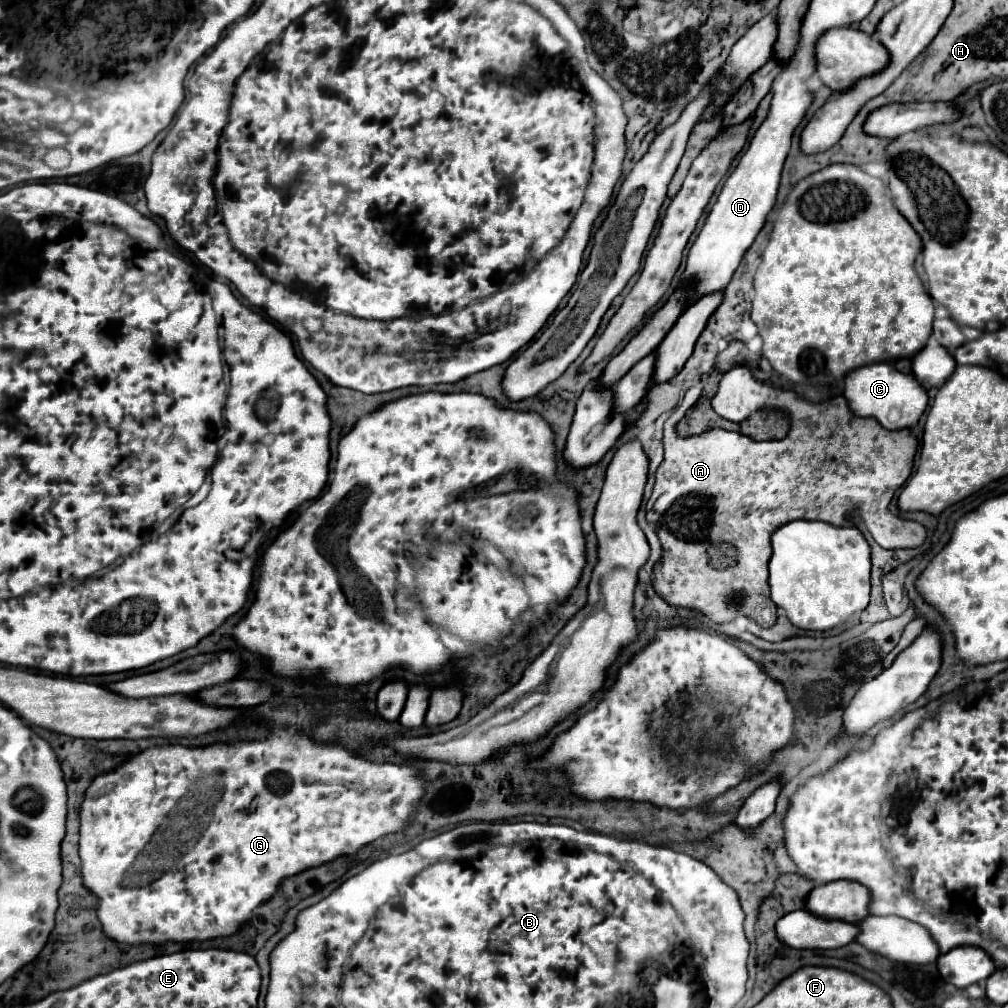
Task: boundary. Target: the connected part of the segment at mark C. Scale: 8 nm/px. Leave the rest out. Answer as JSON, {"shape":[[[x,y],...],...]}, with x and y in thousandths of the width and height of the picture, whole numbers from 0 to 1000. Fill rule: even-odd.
{"shape":[[[868,360],[862,364],[852,364],[836,376],[836,392],[842,404],[852,414],[868,414],[878,426],[904,426],[910,422],[912,414],[920,406],[920,388],[908,378],[906,372],[892,370],[884,360]]]}

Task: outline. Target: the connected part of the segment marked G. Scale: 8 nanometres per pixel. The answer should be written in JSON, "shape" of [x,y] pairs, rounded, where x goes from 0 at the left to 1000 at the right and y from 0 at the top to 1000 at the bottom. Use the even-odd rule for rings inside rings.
{"shape":[[[271,723],[267,733],[263,733],[263,735],[249,735],[249,737],[237,735],[237,737],[233,737],[233,739],[209,739],[209,741],[201,741],[201,743],[199,743],[199,741],[197,741],[197,743],[184,743],[184,741],[180,741],[180,739],[152,741],[152,743],[146,743],[146,745],[134,749],[132,753],[128,753],[126,757],[122,757],[116,765],[106,767],[106,769],[98,769],[98,771],[90,777],[90,781],[86,783],[84,795],[82,795],[82,799],[80,799],[80,832],[78,832],[78,848],[80,848],[80,854],[82,854],[82,862],[80,862],[80,866],[82,866],[82,876],[84,876],[86,882],[90,882],[90,884],[100,892],[100,898],[98,898],[98,902],[96,902],[96,908],[98,908],[98,912],[100,912],[100,916],[102,916],[102,924],[106,926],[106,930],[110,930],[110,932],[114,932],[114,934],[134,938],[134,936],[193,934],[193,932],[195,932],[195,934],[203,934],[203,932],[211,932],[211,930],[229,928],[231,924],[235,924],[235,920],[237,920],[241,914],[245,914],[245,912],[249,910],[249,904],[251,904],[255,898],[259,898],[261,894],[265,894],[265,892],[273,886],[273,882],[275,882],[275,878],[277,878],[277,874],[279,874],[281,870],[293,868],[293,866],[297,866],[297,864],[301,864],[301,862],[307,862],[307,860],[314,860],[314,858],[318,858],[318,856],[324,856],[324,854],[336,850],[336,848],[348,848],[348,846],[352,846],[356,840],[360,840],[362,836],[368,836],[368,834],[372,834],[372,832],[376,832],[376,830],[380,830],[380,828],[384,828],[384,826],[396,824],[396,822],[400,820],[402,813],[412,805],[412,797],[416,797],[416,793],[420,791],[420,783],[422,783],[422,775],[418,773],[418,769],[414,769],[414,767],[412,767],[410,763],[406,763],[406,761],[398,761],[398,759],[394,759],[394,761],[390,761],[390,759],[370,759],[370,757],[366,757],[366,755],[362,755],[362,753],[358,753],[358,751],[350,751],[346,745],[342,745],[342,743],[338,743],[338,741],[313,739],[311,735],[307,735],[305,731],[301,731],[299,727],[295,727],[295,725],[283,725],[283,723]],[[326,803],[336,805],[338,814],[336,814],[334,818],[326,818]]]}

